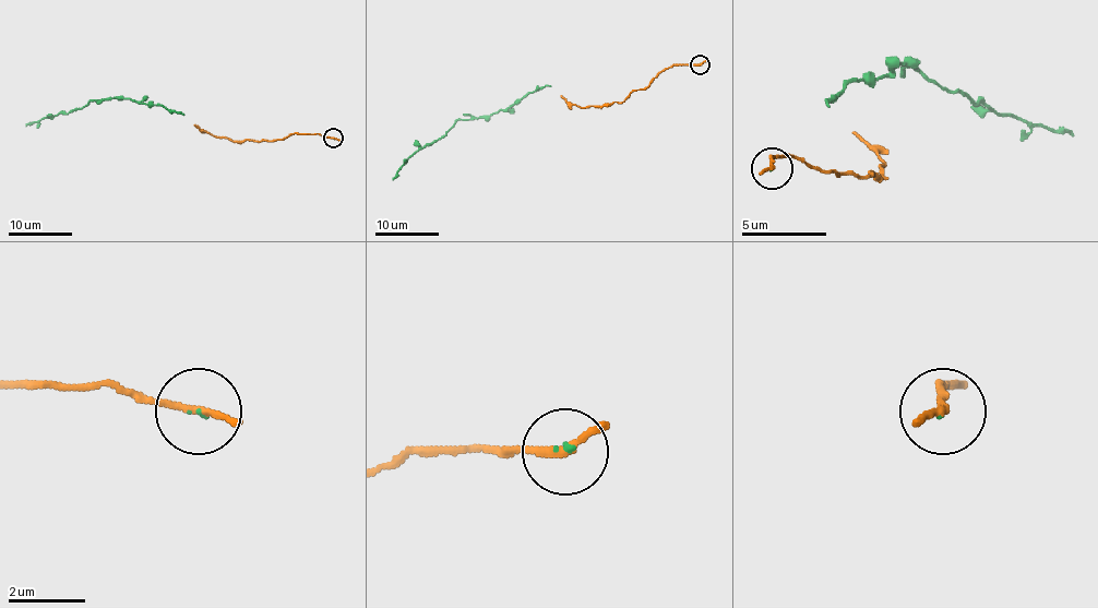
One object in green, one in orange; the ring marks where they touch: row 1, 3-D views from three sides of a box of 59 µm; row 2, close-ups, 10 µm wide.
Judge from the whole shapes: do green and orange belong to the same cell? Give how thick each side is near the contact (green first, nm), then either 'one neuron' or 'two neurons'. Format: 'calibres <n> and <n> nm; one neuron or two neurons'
calibres 70 and 180 nm; one neuron

